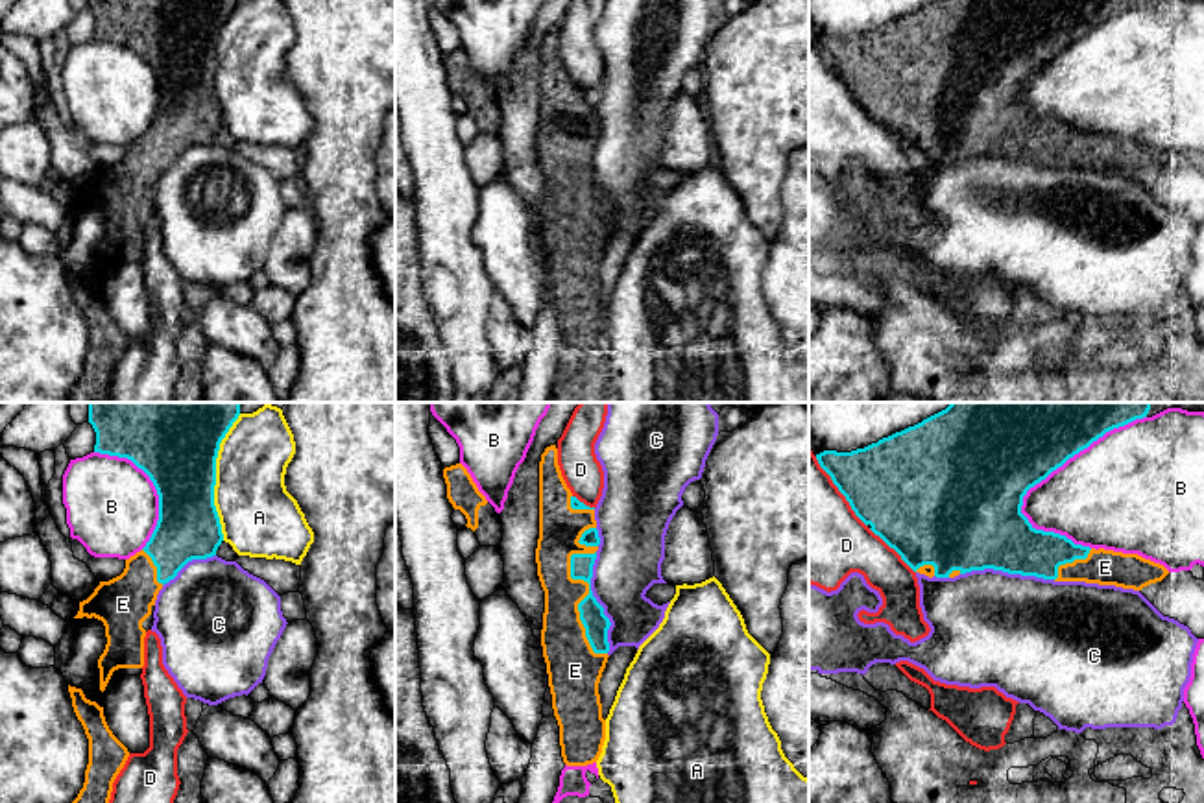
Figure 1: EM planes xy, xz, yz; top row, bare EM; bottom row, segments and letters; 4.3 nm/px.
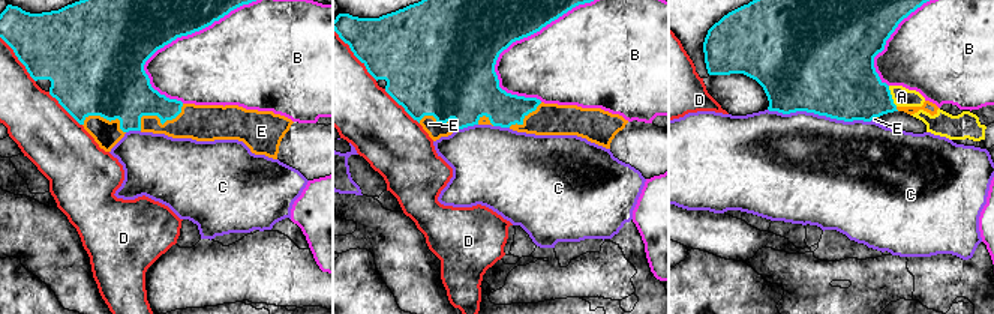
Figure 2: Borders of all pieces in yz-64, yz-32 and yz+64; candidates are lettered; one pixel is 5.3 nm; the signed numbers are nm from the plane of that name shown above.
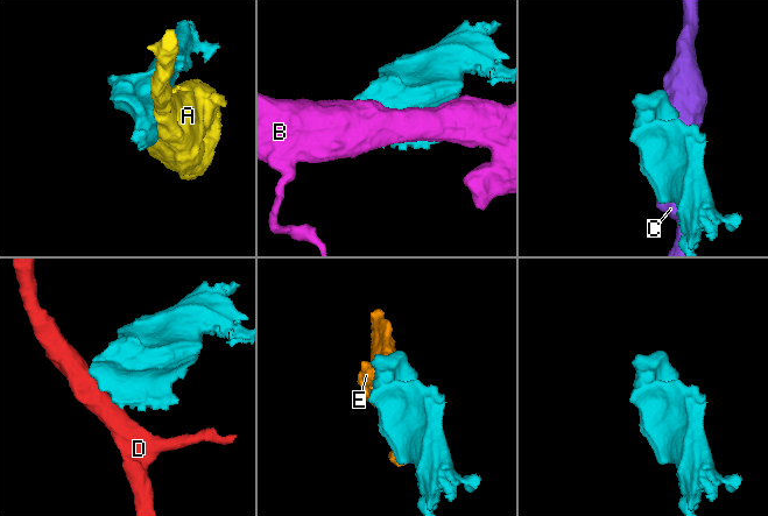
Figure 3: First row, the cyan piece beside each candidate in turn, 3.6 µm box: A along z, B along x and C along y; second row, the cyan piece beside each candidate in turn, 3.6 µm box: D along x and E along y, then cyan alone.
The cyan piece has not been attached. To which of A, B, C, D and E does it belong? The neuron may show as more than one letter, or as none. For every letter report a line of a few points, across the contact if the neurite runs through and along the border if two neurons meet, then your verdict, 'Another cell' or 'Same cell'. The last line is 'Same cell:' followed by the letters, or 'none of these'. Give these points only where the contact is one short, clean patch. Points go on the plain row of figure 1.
A: Another cell
B: Another cell
C: Another cell
D: Another cell
E: Same cell
Same cell: E

